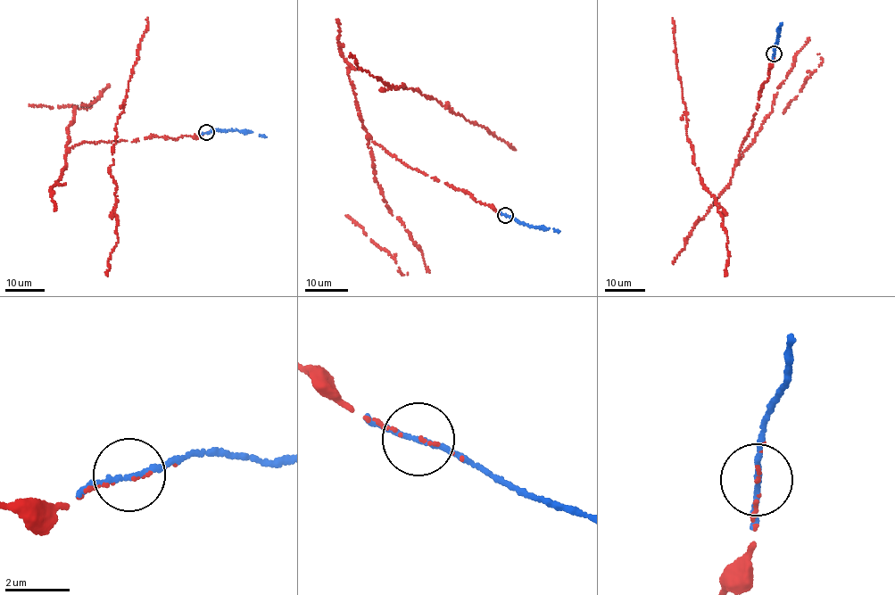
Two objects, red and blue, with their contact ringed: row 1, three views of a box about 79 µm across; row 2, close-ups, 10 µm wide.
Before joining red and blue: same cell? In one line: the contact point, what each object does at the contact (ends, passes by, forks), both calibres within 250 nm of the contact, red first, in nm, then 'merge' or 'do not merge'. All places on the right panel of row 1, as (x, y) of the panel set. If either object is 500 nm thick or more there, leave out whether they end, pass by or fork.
at (774, 53); red ends there; blue passes by; 70 nm thick on the red side, 140 nm on the other; merge

